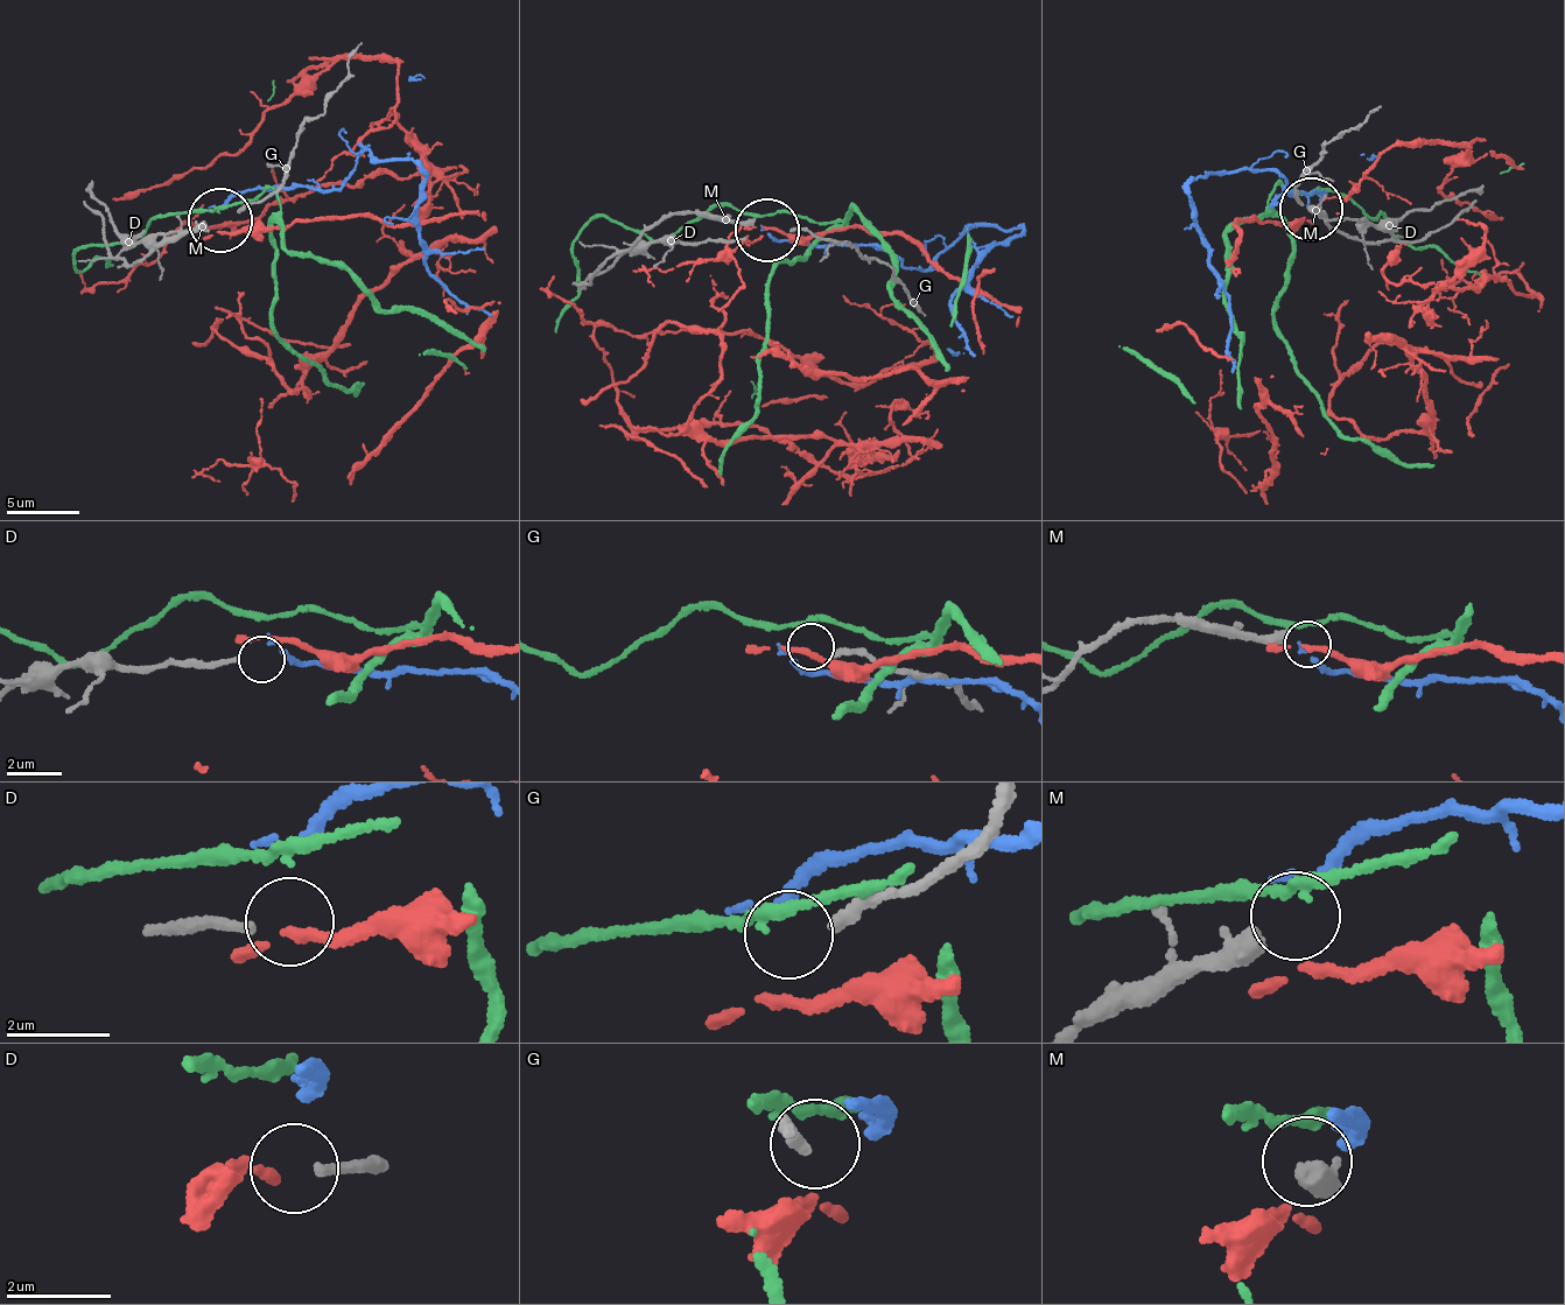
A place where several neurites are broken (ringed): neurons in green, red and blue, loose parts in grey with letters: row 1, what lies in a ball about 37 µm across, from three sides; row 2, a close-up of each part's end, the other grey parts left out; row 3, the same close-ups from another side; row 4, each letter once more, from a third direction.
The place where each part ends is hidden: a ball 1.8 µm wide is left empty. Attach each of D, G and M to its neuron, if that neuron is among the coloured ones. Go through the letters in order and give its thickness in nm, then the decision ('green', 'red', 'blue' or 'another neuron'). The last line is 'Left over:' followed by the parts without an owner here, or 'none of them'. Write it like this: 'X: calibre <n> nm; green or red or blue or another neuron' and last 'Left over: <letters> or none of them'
D: calibre 170 nm; another neuron
G: calibre 220 nm; another neuron
M: calibre 440 nm; another neuron
Left over: D, G, M

